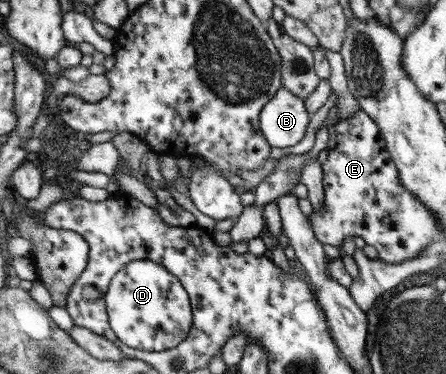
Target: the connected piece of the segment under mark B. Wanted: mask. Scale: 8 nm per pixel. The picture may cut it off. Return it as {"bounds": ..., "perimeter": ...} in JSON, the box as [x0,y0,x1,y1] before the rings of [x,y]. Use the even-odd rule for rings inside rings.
{"bounds":[261,86,311,148],"perimeter":[[[283,86],[261,111],[261,130],[273,148],[291,148],[305,138],[311,117],[304,99]]]}

